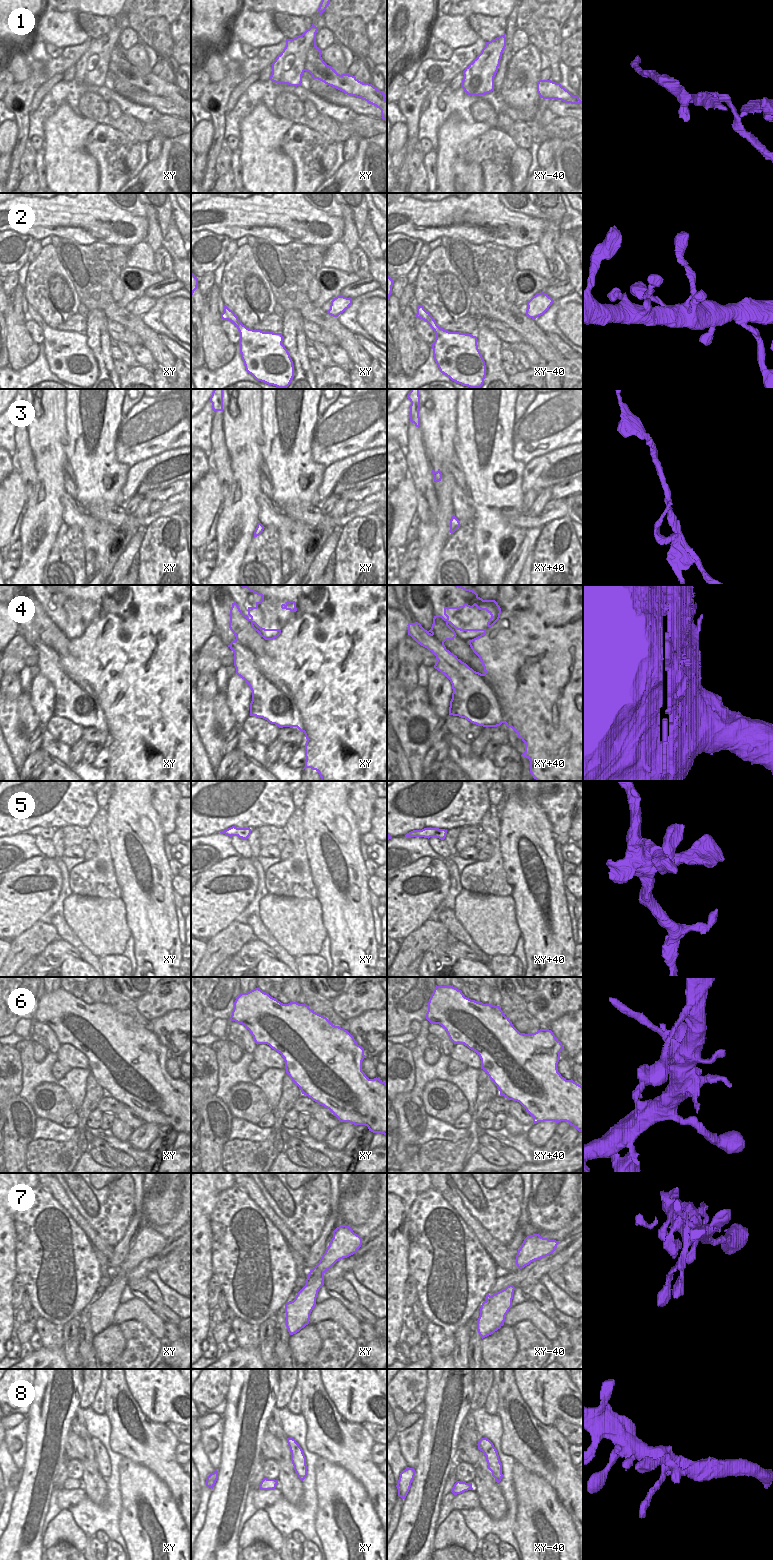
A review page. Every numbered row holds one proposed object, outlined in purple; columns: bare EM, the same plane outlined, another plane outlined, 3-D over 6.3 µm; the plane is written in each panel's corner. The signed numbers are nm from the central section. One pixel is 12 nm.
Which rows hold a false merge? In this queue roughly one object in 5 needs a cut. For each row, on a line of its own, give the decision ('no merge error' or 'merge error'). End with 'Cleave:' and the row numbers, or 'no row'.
1: merge error
2: no merge error
3: merge error
4: no merge error
5: no merge error
6: merge error
7: no merge error
8: no merge error
Cleave: 1, 3, 6

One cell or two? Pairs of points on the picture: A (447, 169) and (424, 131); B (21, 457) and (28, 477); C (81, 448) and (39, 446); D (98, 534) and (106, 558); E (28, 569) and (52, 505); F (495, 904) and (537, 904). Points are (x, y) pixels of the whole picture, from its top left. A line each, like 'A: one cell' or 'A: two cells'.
A: two cells
B: one cell
C: two cells
D: one cell
E: one cell
F: two cells

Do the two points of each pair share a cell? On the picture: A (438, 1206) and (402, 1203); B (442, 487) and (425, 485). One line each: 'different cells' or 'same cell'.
A: different cells
B: different cells

